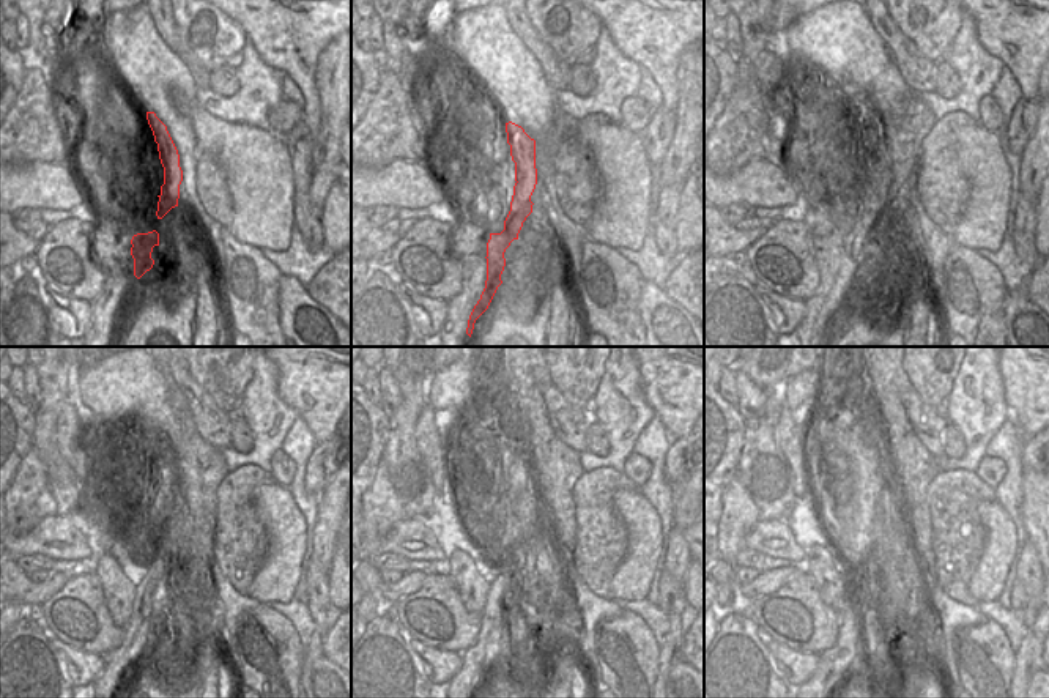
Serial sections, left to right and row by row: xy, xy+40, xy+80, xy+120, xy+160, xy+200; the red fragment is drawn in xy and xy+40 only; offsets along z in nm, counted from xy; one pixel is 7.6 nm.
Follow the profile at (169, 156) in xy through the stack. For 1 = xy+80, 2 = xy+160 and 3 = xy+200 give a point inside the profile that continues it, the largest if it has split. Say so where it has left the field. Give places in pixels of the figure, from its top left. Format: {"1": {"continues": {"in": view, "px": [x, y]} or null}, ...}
{"1": {"continues": {"in": "xy+80", "px": [873, 194]}}, "2": {"continues": {"in": "xy+160", "px": [479, 662]}}, "3": {"continues": {"in": "xy+200", "px": [832, 665]}}}

